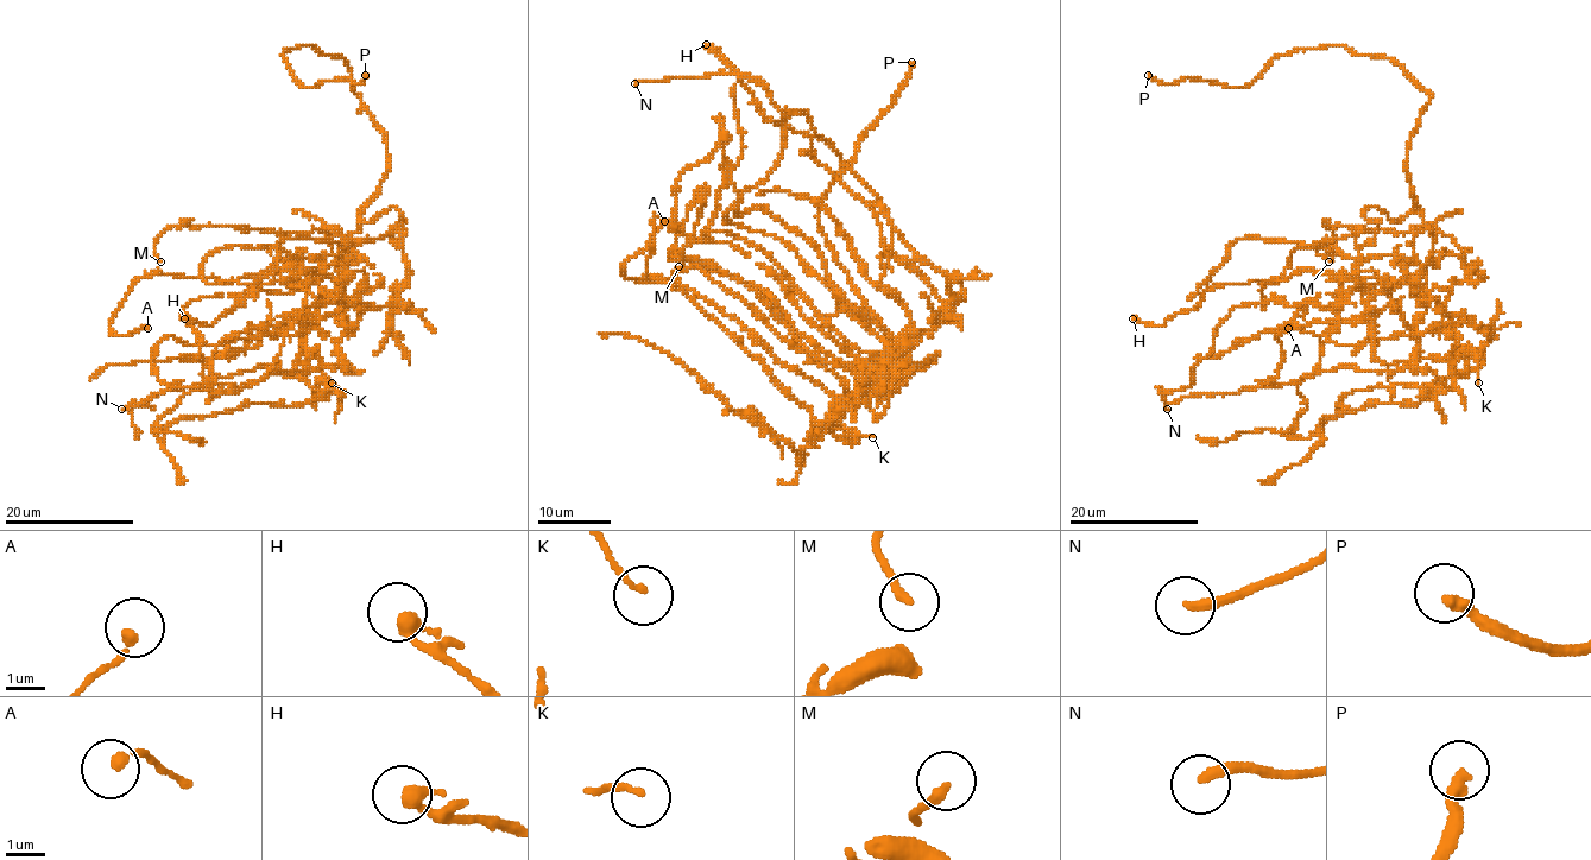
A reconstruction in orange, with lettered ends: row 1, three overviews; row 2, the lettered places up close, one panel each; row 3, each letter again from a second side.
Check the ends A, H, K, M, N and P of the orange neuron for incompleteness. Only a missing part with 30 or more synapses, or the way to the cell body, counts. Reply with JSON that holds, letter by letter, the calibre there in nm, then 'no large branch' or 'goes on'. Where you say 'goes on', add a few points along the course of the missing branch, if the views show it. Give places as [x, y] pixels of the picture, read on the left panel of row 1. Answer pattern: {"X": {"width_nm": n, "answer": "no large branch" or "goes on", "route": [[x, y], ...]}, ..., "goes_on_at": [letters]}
{"A": {"width_nm": 240, "answer": "no large branch"}, "H": {"width_nm": 400, "answer": "no large branch"}, "K": {"width_nm": 130, "answer": "no large branch"}, "M": {"width_nm": 240, "answer": "no large branch"}, "N": {"width_nm": 260, "answer": "no large branch"}, "P": {"width_nm": 320, "answer": "goes on"}, "goes_on_at": ["P"]}

